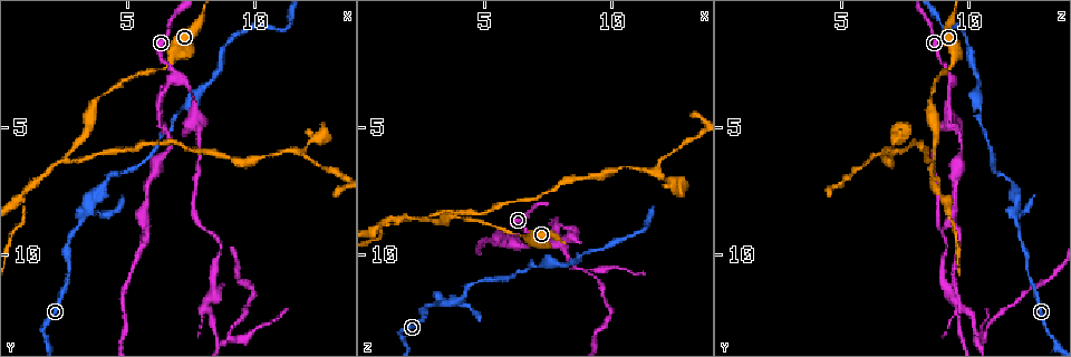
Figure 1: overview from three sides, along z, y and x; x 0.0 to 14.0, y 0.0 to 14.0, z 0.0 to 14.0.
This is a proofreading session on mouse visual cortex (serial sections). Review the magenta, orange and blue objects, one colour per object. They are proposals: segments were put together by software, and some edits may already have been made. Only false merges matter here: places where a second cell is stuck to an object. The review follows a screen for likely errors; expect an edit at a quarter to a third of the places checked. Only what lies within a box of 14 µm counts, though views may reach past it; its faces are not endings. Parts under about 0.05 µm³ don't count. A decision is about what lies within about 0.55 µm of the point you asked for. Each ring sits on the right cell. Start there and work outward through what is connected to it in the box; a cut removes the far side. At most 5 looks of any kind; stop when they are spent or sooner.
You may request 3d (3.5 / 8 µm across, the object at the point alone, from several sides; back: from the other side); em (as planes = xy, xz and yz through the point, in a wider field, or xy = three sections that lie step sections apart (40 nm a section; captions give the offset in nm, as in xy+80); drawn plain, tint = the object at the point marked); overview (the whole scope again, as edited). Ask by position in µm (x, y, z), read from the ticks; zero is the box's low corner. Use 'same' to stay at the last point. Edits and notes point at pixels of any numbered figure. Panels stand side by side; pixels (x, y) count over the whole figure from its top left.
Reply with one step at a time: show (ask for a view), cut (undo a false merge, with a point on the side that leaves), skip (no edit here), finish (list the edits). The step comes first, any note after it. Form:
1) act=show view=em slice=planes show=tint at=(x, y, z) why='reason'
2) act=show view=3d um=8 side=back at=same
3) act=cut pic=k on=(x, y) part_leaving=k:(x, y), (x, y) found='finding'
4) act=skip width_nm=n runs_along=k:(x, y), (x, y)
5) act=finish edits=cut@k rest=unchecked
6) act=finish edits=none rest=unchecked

act=show view=3d um=3.5 at=(6.9, 3.0, 9.3) why='abrupt turn'

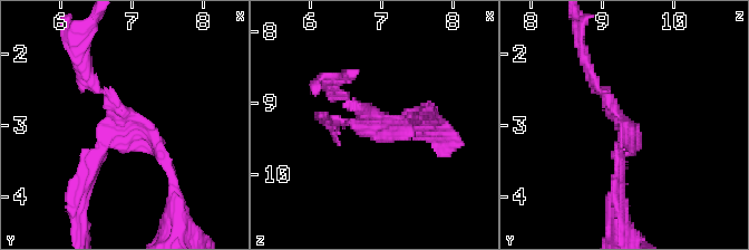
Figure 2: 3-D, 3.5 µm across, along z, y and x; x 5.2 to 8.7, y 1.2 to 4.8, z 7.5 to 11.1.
act=cut pic=2 on=(396, 126) arms=3 arm_widths_nm=150,150,200 part_leaving=2:(356, 105), (387, 136), (411, 116) found='a second cell is stuck on'

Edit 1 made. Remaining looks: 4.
act=show view=3d um=8 at=(3.3, 8.3, 11.8) why='three arms meet'

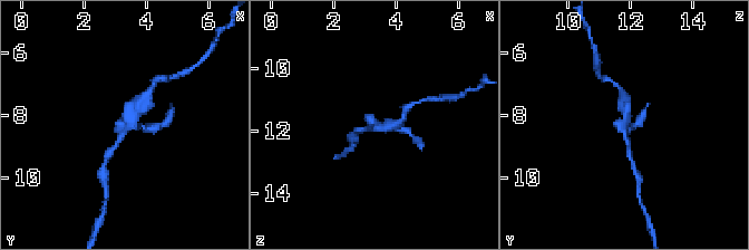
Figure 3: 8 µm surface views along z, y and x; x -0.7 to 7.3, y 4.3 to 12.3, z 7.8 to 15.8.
act=show view=em slice=xy step=2 show=tint at=(3.4, 8.2, 11.8)

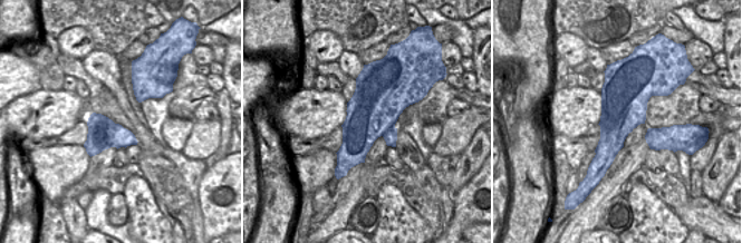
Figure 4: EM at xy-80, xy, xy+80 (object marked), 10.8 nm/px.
act=cut pic=3 on=(155, 126) part_leaving=3:(135, 125), (162, 127), (171, 114) found='two cells meet here'

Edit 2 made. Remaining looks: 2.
act=finish edits=cut@2,cut@3 rest=unchecked

